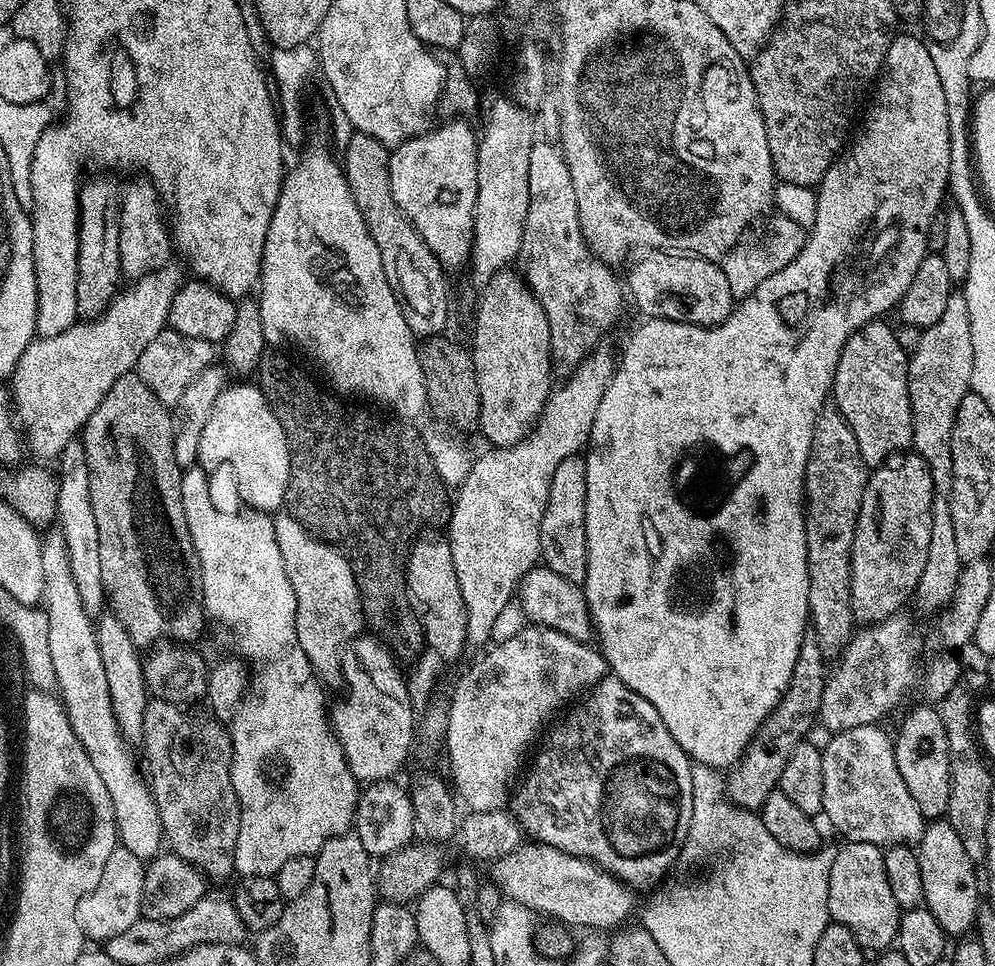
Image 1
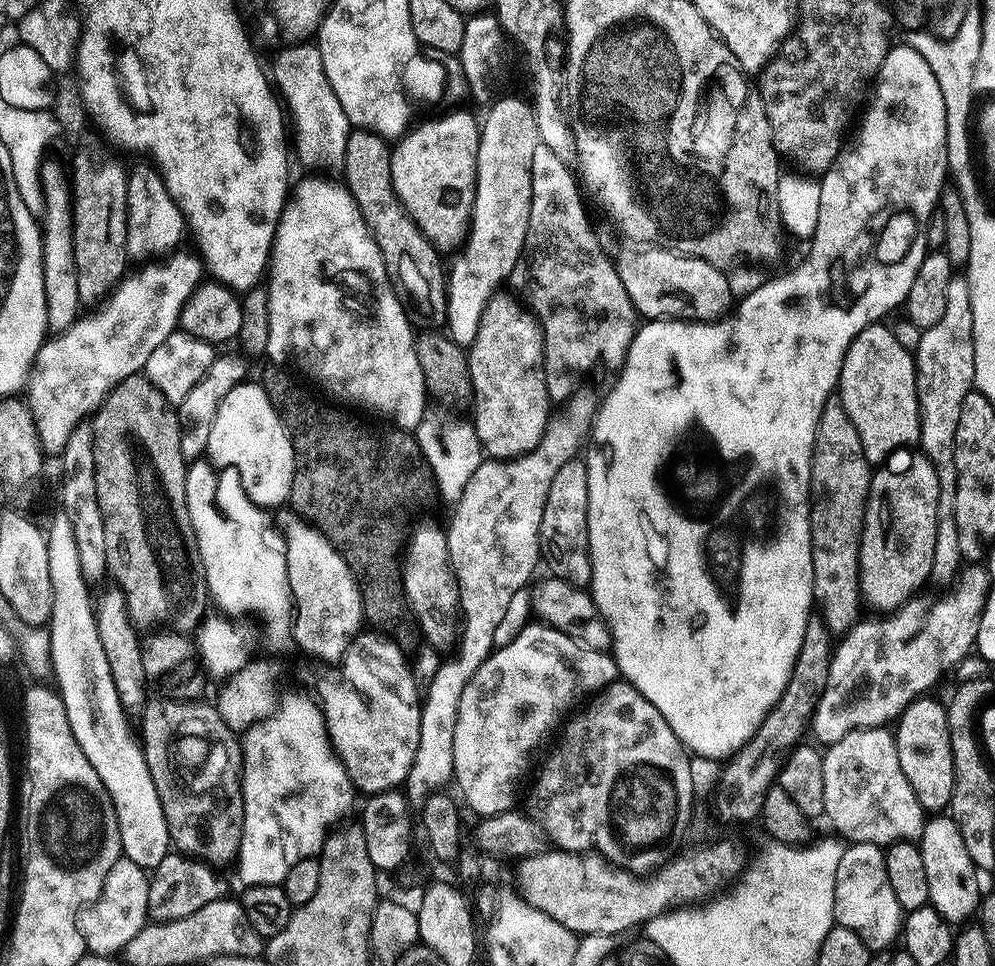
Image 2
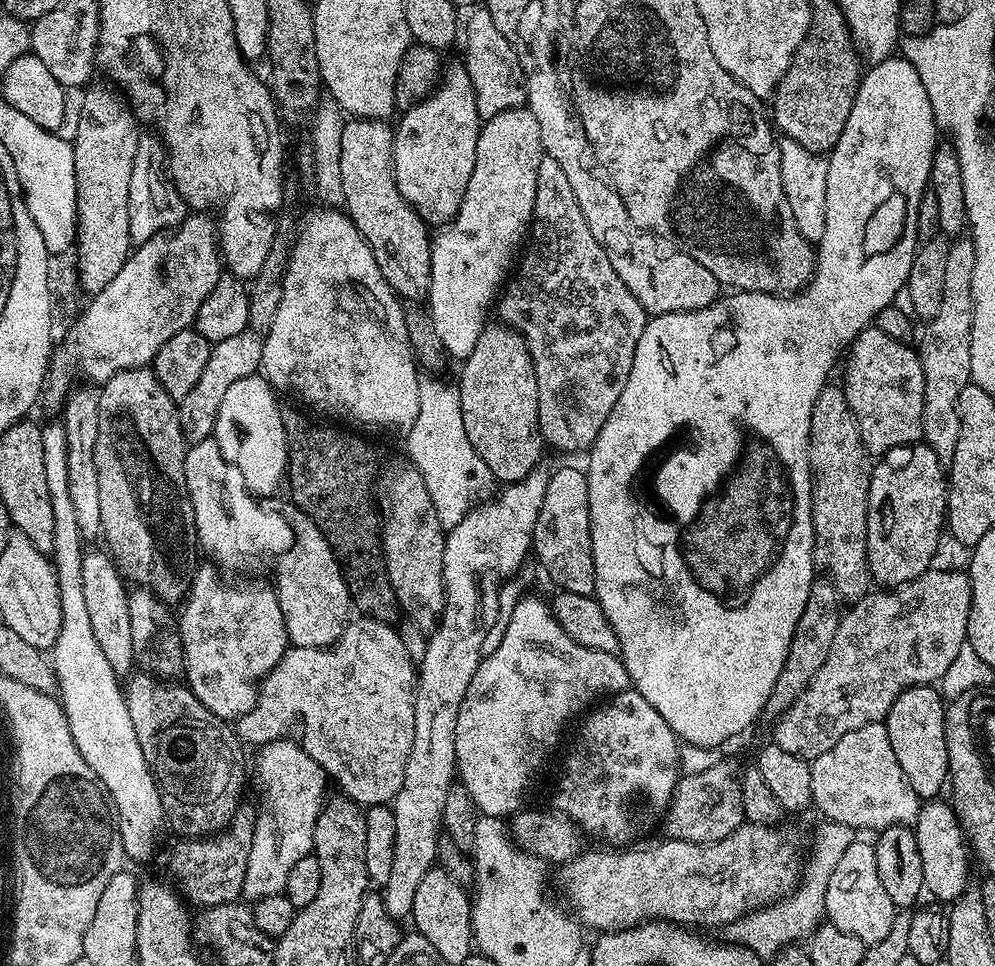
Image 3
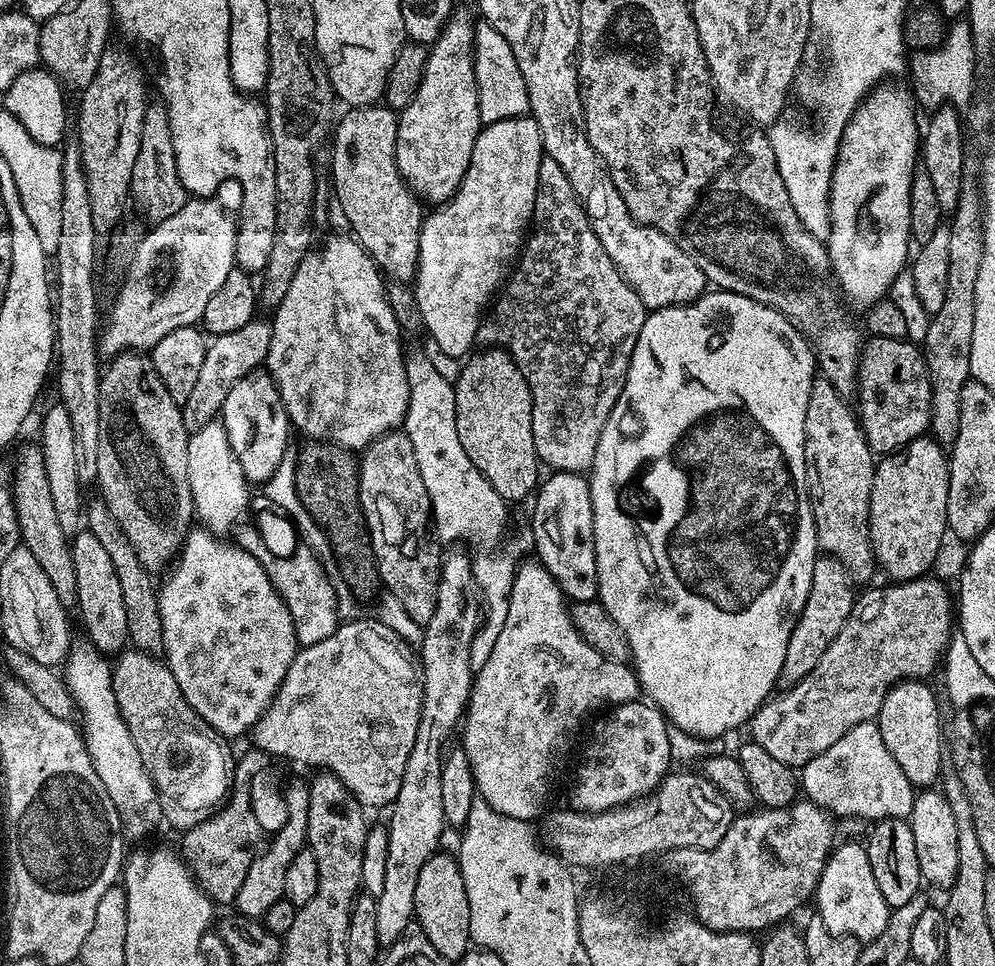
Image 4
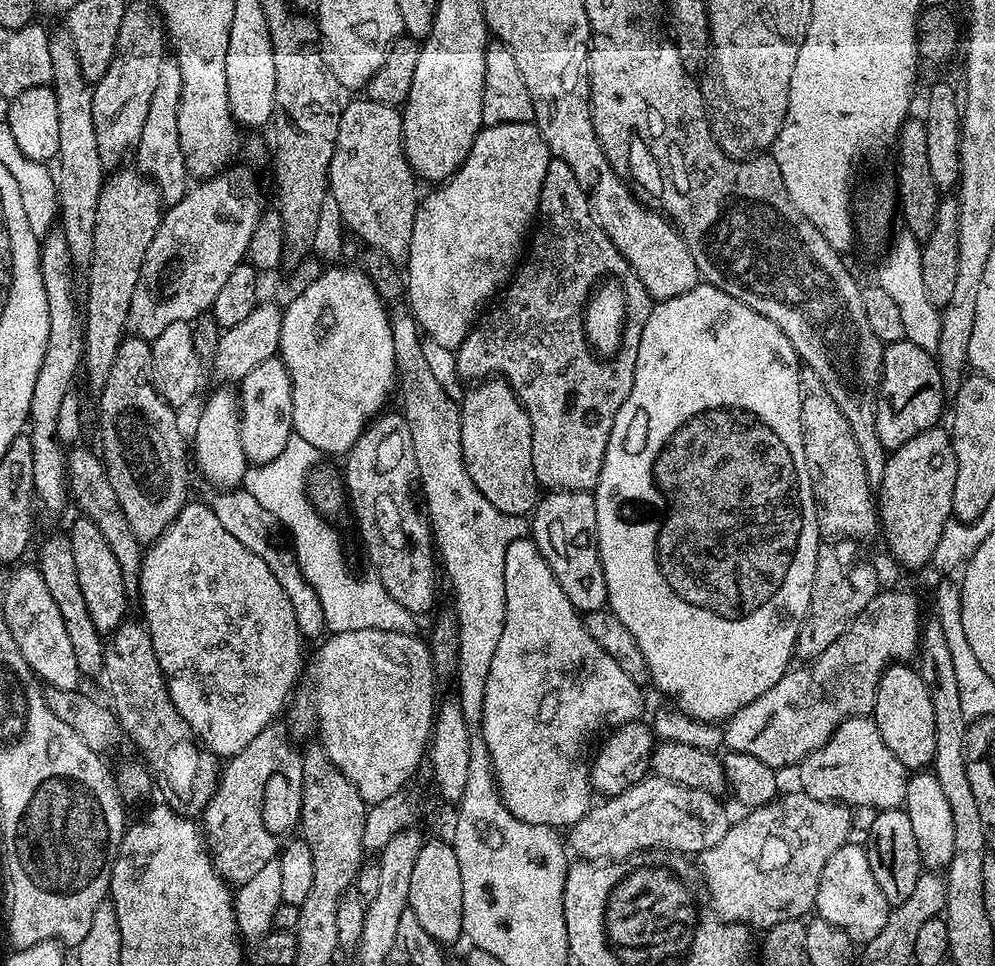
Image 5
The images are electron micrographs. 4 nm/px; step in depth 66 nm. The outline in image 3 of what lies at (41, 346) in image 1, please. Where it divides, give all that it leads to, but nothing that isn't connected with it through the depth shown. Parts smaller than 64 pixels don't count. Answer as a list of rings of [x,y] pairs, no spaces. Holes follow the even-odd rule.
[[[190,214],[176,228],[173,228],[173,229],[166,231],[166,232],[159,232],[159,234],[157,234],[154,238],[150,238],[144,244],[139,245],[139,247],[137,247],[135,249],[135,251],[133,251],[131,253],[131,255],[129,255],[128,261],[125,262],[124,265],[122,266],[122,270],[118,270],[118,274],[116,275],[116,277],[110,278],[110,282],[106,282],[106,286],[102,289],[102,291],[95,293],[95,295],[93,295],[91,297],[91,299],[89,299],[92,301],[89,302],[88,309],[86,309],[85,312],[82,313],[81,316],[78,317],[77,320],[73,322],[72,329],[70,329],[69,332],[65,334],[65,336],[64,336],[64,348],[57,347],[55,349],[55,351],[53,351],[52,359],[50,361],[50,367],[48,370],[48,379],[45,380],[45,382],[44,382],[44,390],[42,393],[43,403],[46,402],[49,404],[50,407],[56,408],[56,409],[59,409],[61,407],[61,405],[63,405],[64,400],[66,399],[66,397],[68,397],[68,393],[74,384],[74,381],[72,381],[72,371],[74,371],[75,368],[77,368],[77,370],[80,371],[81,374],[84,375],[86,379],[88,379],[85,381],[91,382],[93,385],[96,385],[96,386],[103,386],[104,383],[106,381],[108,381],[110,378],[114,378],[114,374],[118,374],[122,370],[130,370],[131,368],[142,368],[142,367],[151,365],[153,363],[153,361],[155,361],[155,359],[156,359],[156,355],[158,354],[158,350],[162,350],[162,346],[166,346],[166,342],[170,342],[170,338],[174,338],[174,334],[178,334],[179,332],[189,331],[189,329],[191,329],[193,327],[194,321],[196,319],[196,315],[198,314],[198,306],[202,306],[202,302],[206,298],[206,294],[210,294],[210,290],[214,290],[214,286],[218,282],[218,278],[220,277],[220,275],[222,275],[222,253],[220,250],[220,241],[218,239],[218,224],[217,224],[217,221],[215,219],[213,219],[213,217],[211,220],[211,218],[208,216],[211,216],[211,215],[208,215],[208,214]]]

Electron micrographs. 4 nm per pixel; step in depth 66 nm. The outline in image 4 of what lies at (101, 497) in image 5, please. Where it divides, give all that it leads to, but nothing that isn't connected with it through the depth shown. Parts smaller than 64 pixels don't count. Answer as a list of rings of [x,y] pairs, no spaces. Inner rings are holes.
[[[102,498],[87,501],[84,510],[84,522],[87,531],[90,531],[98,542],[105,547],[106,554],[110,554],[110,560],[114,565],[118,582],[121,583],[122,600],[126,607],[127,630],[129,641],[135,648],[141,651],[158,654],[163,651],[164,639],[162,638],[162,620],[159,595],[156,584],[152,582],[149,569],[138,558],[134,551],[134,546],[130,545],[130,540],[118,526],[117,520],[109,512]]]

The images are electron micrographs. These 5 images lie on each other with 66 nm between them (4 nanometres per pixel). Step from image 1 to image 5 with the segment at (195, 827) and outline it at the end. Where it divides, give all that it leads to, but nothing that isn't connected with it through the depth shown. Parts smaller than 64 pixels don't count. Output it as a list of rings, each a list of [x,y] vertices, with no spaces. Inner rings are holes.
[[[125,619],[123,624],[119,624],[107,637],[104,645],[102,681],[104,680],[104,688],[108,691],[109,698],[112,699],[110,707],[116,713],[116,722],[122,729],[123,735],[125,732],[136,743],[137,750],[144,758],[142,760],[148,772],[151,773],[155,791],[160,791],[159,799],[180,816],[196,818],[208,805],[208,799],[214,791],[214,781],[219,777],[222,768],[217,757],[197,743],[192,735],[192,727],[178,714],[168,693],[162,670],[158,666],[158,658],[154,654],[154,646],[150,642],[148,629],[139,619],[132,619]]]

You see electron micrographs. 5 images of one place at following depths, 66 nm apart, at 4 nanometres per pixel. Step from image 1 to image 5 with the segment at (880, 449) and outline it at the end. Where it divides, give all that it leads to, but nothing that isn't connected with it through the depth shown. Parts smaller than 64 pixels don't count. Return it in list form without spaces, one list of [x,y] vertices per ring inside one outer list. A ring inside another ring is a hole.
[[[899,340],[887,345],[884,350],[884,361],[880,371],[880,390],[876,398],[876,425],[878,438],[882,446],[889,450],[901,448],[910,438],[922,434],[922,430],[930,430],[941,423],[940,415],[946,412],[946,389],[944,380],[940,377],[940,366],[931,352],[914,346],[909,340]]]

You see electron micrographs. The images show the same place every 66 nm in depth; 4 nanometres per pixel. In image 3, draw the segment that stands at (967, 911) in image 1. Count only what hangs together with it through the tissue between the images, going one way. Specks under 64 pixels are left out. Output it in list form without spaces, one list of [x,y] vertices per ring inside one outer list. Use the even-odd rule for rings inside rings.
[[[937,798],[921,803],[920,813],[916,815],[914,831],[916,841],[918,842],[918,858],[922,858],[922,878],[924,879],[925,889],[933,892],[940,900],[951,902],[956,899],[970,886],[968,880],[968,860],[970,864],[970,849],[964,838],[964,831],[960,828],[960,823],[956,817],[956,811],[953,810],[951,803]]]

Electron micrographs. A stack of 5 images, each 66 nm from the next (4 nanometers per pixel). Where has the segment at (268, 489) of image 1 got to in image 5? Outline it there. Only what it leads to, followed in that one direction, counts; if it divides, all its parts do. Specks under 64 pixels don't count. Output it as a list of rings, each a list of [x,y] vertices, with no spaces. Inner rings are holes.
[[[279,355],[266,358],[250,374],[238,384],[240,401],[240,438],[242,450],[246,454],[249,465],[265,464],[286,447],[286,442],[294,433],[292,430],[292,387],[290,376]]]

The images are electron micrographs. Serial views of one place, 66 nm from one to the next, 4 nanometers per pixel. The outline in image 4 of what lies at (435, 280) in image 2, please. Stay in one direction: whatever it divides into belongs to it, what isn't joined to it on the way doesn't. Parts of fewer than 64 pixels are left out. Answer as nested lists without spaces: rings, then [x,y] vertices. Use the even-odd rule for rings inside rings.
[[[379,103],[347,111],[341,120],[339,117],[331,137],[335,203],[340,203],[340,212],[352,227],[351,235],[389,281],[415,281],[420,226],[426,212],[420,209],[420,197],[404,183],[396,165],[397,113]]]

